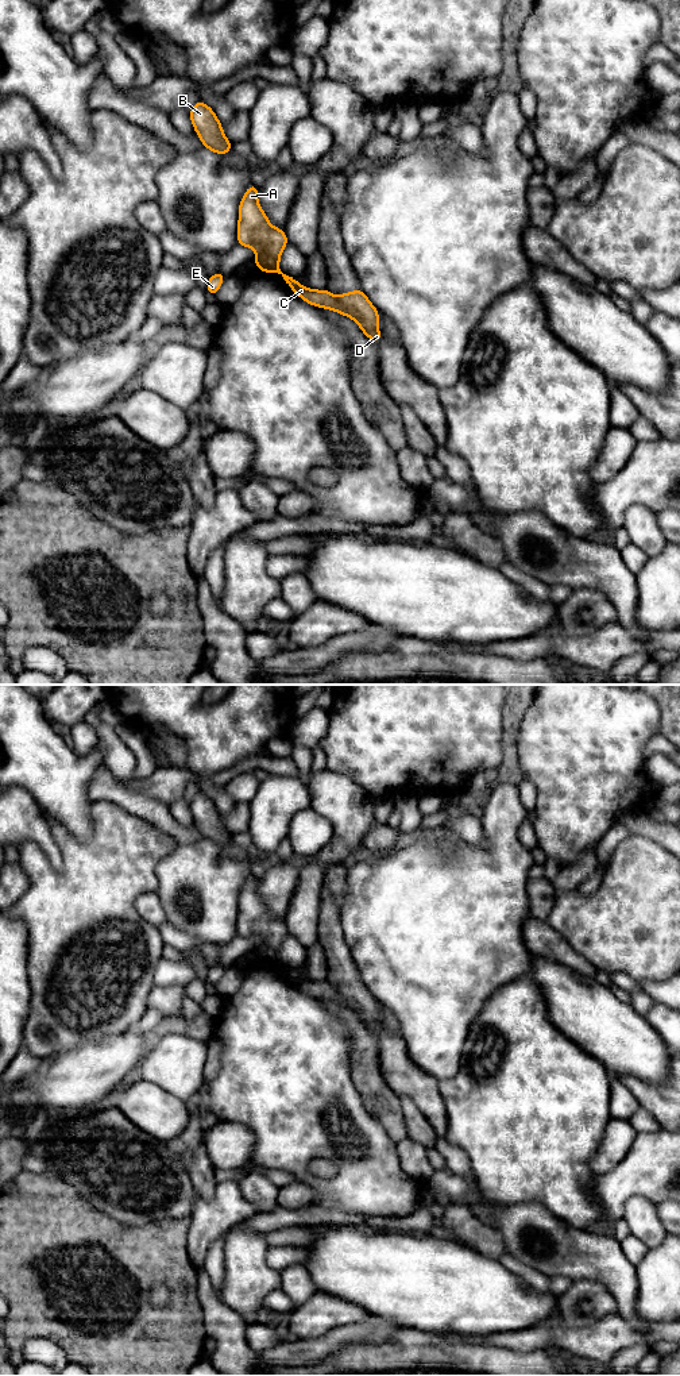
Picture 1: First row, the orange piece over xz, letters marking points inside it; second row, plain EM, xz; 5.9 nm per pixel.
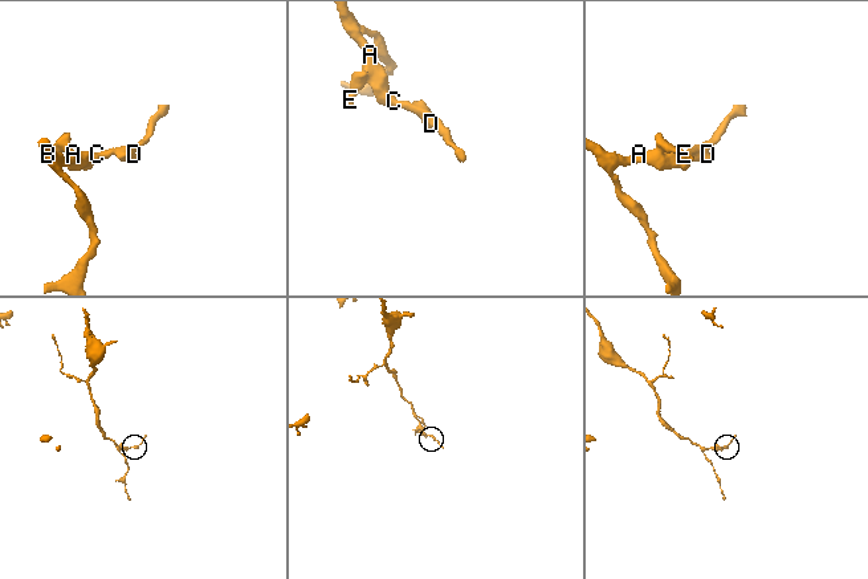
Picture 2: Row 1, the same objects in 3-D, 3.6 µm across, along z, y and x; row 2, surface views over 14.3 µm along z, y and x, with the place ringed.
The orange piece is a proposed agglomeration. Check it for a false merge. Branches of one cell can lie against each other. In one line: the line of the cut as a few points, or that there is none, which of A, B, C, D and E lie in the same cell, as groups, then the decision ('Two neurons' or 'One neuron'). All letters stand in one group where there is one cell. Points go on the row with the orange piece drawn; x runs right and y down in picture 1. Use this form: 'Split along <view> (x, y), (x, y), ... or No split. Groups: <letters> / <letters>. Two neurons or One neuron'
Split along xz (339, 297), (351, 311), (354, 319). Groups: A B C E / D. Two neurons

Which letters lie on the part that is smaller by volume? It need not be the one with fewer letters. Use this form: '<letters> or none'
D

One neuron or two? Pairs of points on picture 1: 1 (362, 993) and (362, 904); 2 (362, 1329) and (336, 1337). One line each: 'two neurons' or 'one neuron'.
1: two neurons
2: one neuron

